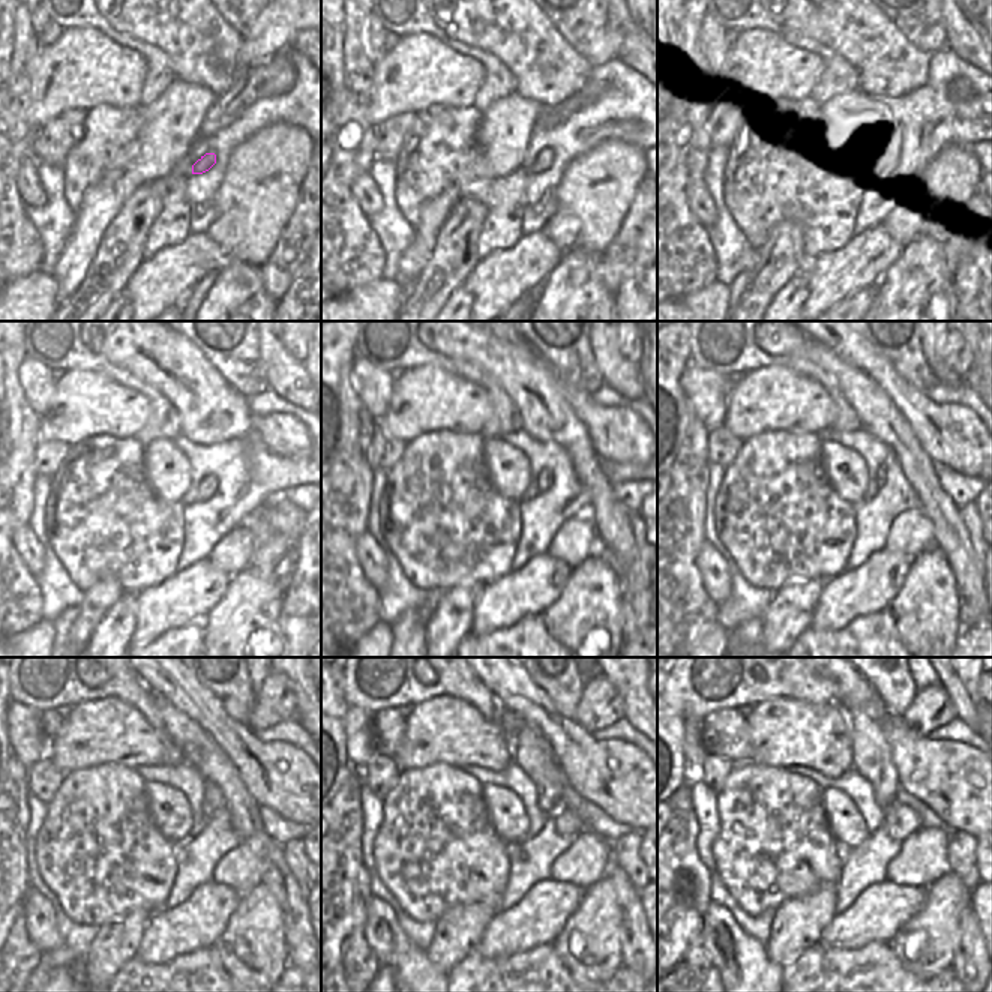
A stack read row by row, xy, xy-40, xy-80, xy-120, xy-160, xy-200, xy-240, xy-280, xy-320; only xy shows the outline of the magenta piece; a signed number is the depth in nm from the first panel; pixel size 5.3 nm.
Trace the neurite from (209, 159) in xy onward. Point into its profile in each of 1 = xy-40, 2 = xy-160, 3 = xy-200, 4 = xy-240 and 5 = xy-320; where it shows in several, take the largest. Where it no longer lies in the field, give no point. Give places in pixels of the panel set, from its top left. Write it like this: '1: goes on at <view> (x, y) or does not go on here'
1: goes on at xy-40 (544, 159)
2: goes on at xy-160 (545, 479)
3: goes on at xy-200 (881, 473)
4: goes on at xy-240 (213, 799)
5: goes on at xy-320 (871, 752)

